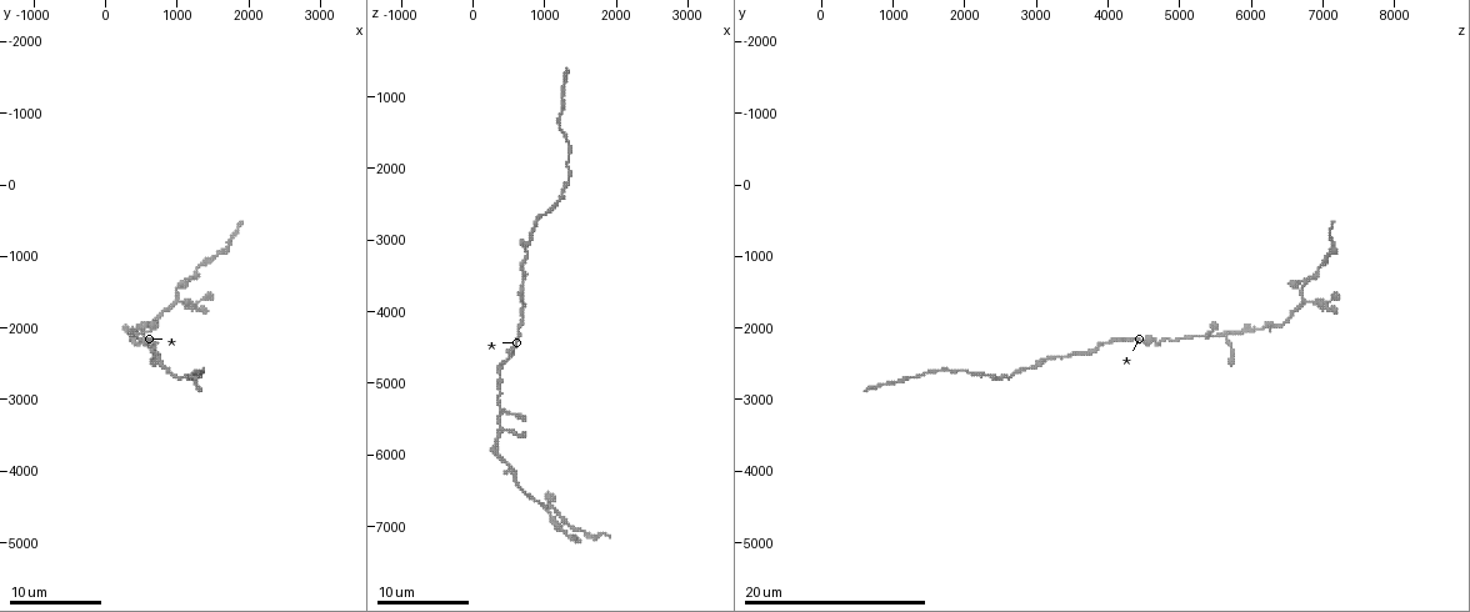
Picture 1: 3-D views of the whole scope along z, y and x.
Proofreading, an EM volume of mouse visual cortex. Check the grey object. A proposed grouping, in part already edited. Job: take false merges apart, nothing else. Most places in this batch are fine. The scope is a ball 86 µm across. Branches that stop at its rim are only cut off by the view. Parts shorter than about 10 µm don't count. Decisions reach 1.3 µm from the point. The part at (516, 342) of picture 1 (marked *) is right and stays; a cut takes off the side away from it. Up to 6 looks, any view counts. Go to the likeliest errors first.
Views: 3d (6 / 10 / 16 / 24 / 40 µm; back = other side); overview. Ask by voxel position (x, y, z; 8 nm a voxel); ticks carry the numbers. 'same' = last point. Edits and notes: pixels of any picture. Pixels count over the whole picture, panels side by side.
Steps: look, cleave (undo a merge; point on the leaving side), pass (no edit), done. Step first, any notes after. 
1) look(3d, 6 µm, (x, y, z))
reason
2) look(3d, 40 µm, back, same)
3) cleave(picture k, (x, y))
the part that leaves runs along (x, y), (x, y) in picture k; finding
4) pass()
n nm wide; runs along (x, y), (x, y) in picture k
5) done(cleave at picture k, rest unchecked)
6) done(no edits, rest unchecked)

look(3d, 10 µm, (950, 1650, 6750))
small branch off a trunk

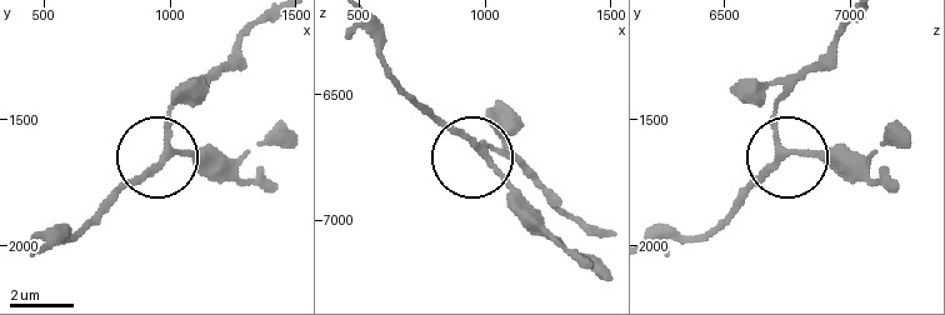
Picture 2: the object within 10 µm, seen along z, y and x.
look(3d, 6 µm, (980, 1640, 6720))

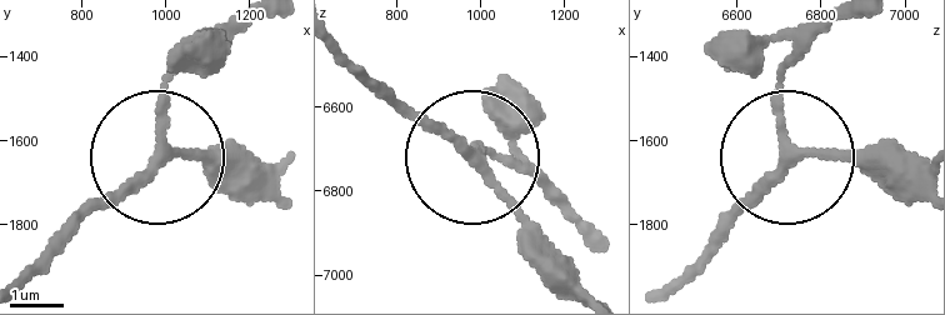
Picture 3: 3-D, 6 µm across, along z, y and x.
pass()
runs along (340, 46), (475, 154), (501, 140) in picture 3; continuous, no second cell

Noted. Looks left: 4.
look(3d, 6 µm, (350, 2100, 5400))

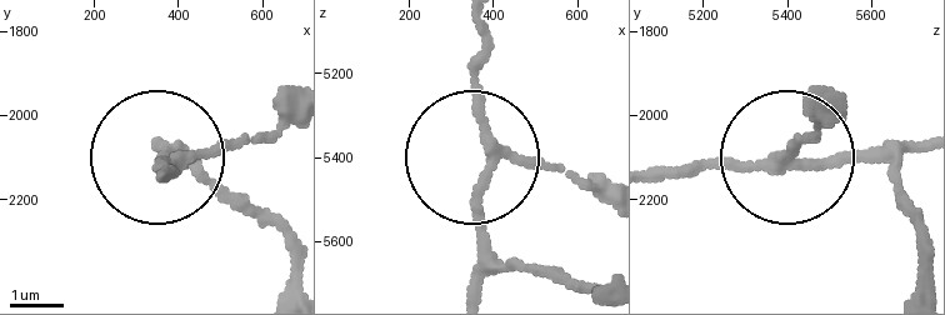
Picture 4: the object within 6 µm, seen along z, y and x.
look(3d, 6 µm, back, (400, 2115, 5390))

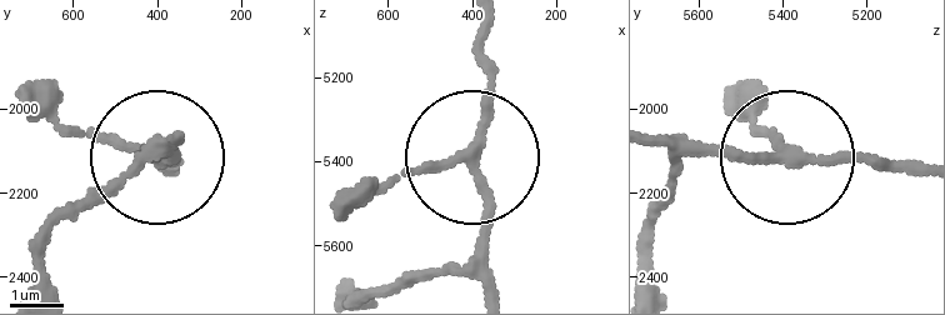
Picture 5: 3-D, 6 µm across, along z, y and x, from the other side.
pass()
3 arms; runs along (481, 26), (495, 94), (473, 161), (481, 283) in picture 5; continuous, no second cell

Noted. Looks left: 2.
look(3d, 10 µm, (450, 2000, 6100))
a narrow waist

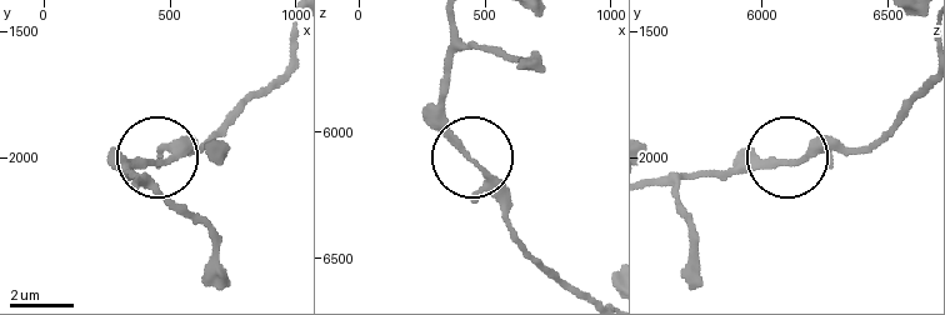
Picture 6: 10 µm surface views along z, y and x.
pass()
170 nm wide; runs along (651, 186), (858, 149) in picture 6; one cell here

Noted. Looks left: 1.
done(no edits, rest unchecked)

